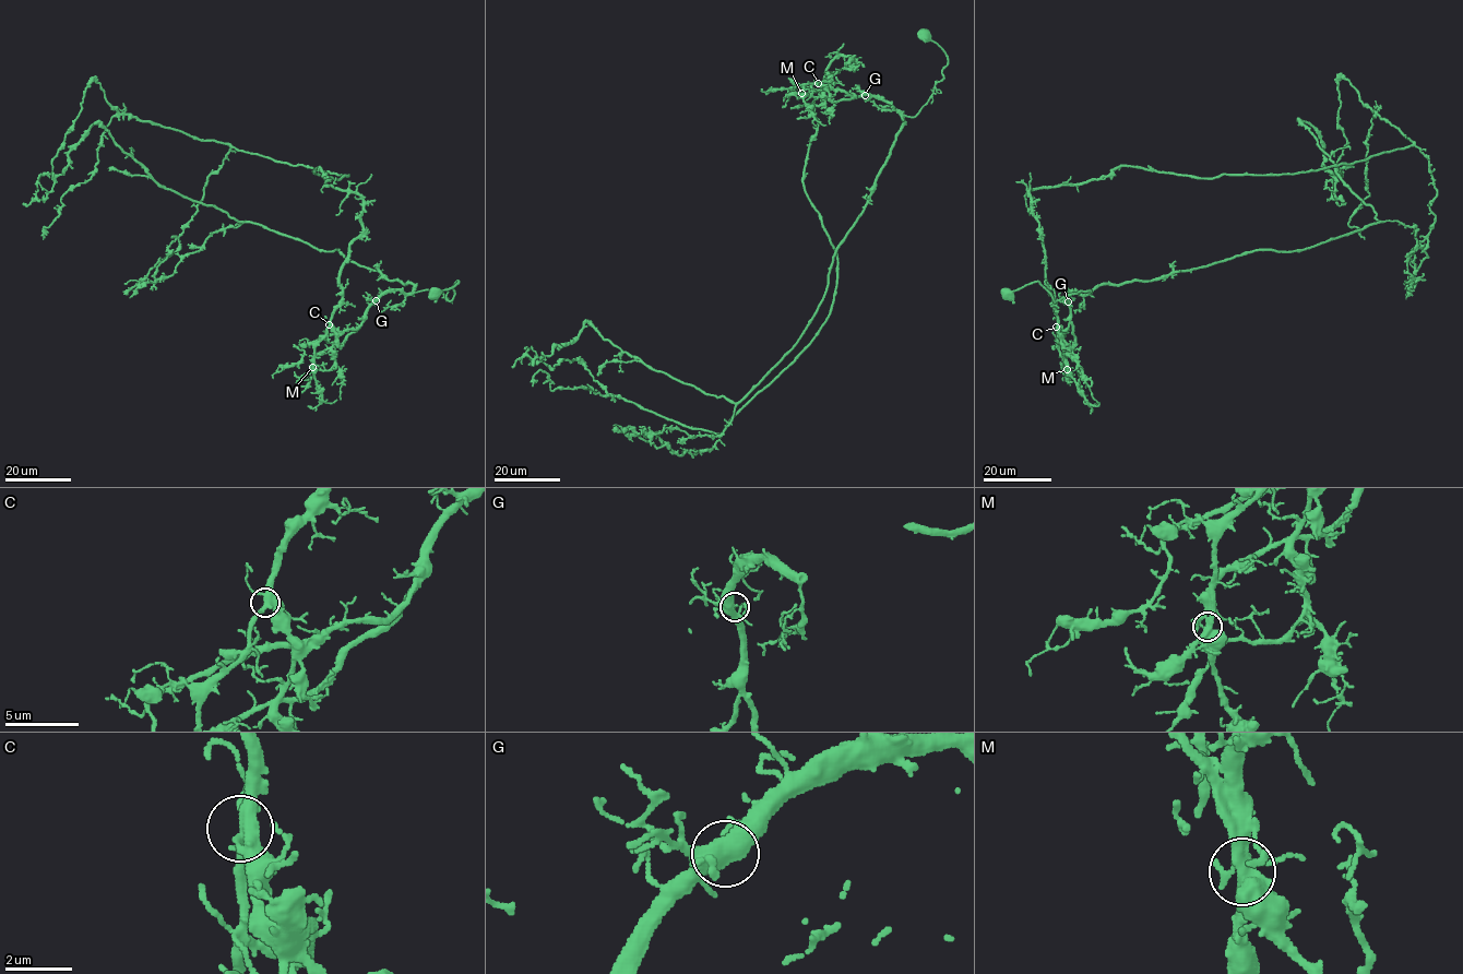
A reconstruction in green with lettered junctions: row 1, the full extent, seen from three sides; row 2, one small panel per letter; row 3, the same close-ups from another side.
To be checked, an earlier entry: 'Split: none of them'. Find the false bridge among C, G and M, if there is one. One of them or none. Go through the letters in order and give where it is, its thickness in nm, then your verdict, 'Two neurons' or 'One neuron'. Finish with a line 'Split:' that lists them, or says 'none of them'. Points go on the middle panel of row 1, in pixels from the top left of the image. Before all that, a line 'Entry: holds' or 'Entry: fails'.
Entry: fails
C: Place: (818, 83). Thickness 400 nm. One neuron
G: Place: (865, 95). Thickness 440 nm. One neuron
M: Place: (801, 93). Thickness 440 nm. Two neurons
Split: M

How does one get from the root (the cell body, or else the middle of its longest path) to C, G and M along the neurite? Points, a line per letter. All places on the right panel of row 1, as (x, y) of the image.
C: (1008, 293), (1035, 282), (1055, 301), (1090, 290), (1074, 290), (1068, 296), (1069, 327), (1060, 333), (1056, 327)
G: (1008, 293), (1035, 282), (1055, 301), (1081, 290), (1090, 290), (1085, 294), (1074, 290), (1068, 301)
M: (1008, 293), (1035, 282), (1055, 301), (1090, 290), (1074, 290), (1068, 296), (1074, 344), (1067, 356), (1067, 369)

